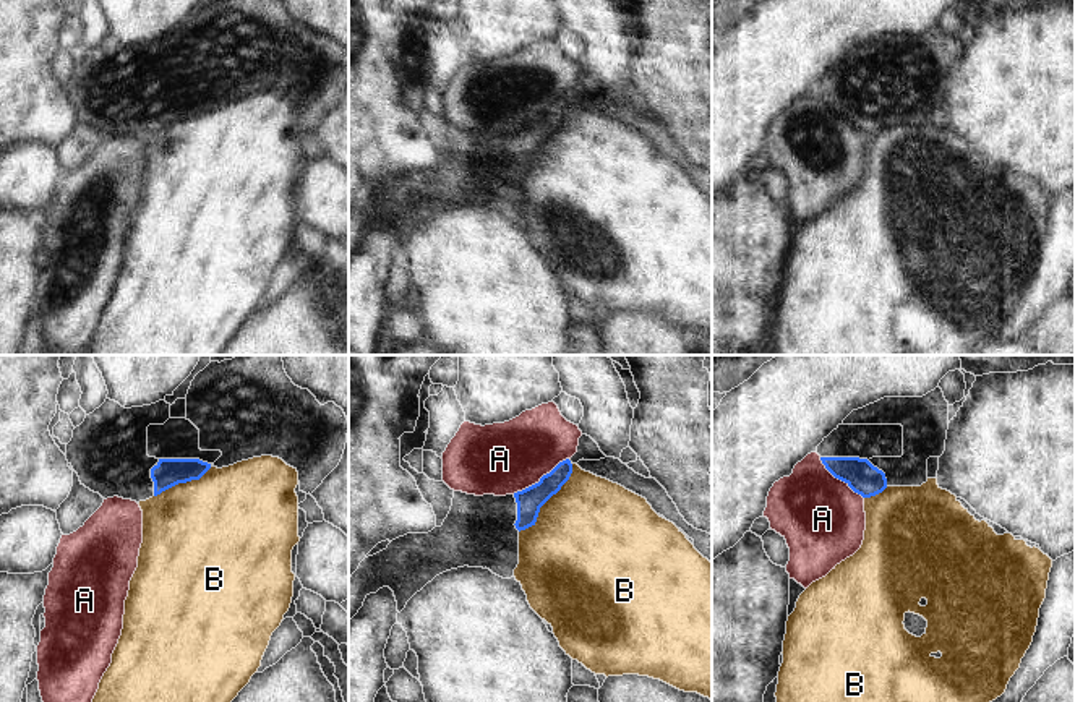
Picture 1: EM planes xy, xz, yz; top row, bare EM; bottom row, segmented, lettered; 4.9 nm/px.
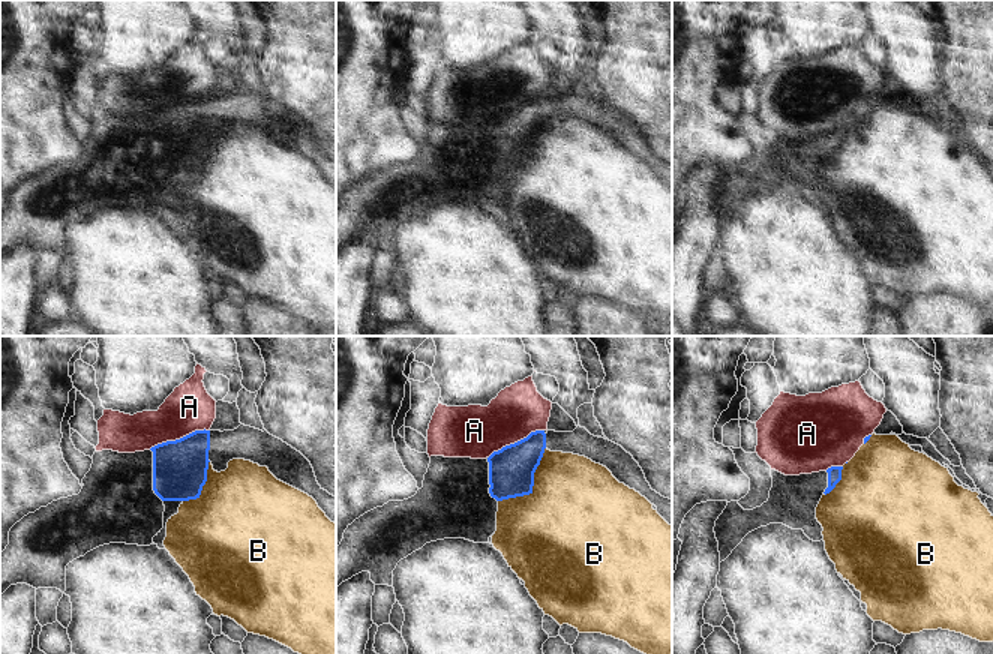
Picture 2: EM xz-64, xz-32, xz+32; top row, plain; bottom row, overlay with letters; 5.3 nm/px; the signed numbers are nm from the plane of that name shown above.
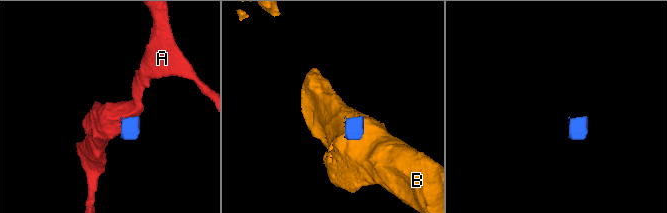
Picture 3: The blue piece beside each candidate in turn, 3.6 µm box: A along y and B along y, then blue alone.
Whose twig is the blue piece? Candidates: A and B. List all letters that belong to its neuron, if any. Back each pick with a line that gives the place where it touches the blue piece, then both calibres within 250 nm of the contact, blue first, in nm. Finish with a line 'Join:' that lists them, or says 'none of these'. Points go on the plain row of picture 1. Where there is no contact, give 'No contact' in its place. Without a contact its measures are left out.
A: Touches blue at xz (540, 115). Thickness 130 nm (blue) against 360 nm
Join: A

